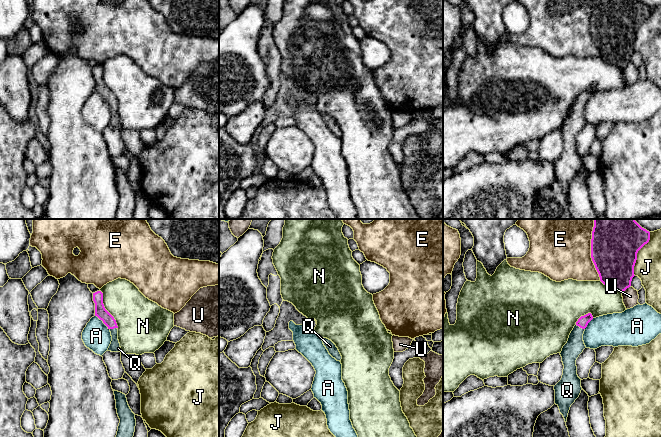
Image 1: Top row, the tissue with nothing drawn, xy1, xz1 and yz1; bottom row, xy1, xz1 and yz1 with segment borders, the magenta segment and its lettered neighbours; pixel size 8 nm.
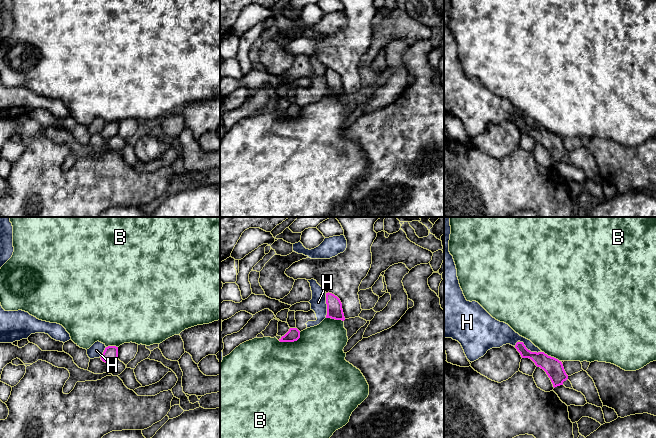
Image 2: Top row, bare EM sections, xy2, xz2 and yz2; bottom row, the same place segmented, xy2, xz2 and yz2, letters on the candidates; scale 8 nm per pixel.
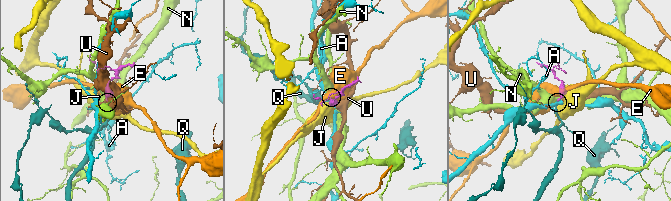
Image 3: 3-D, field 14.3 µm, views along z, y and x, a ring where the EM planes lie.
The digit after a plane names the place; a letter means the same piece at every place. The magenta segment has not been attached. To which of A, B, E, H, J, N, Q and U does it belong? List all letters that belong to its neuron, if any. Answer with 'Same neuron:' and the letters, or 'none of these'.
Same neuron: Q

